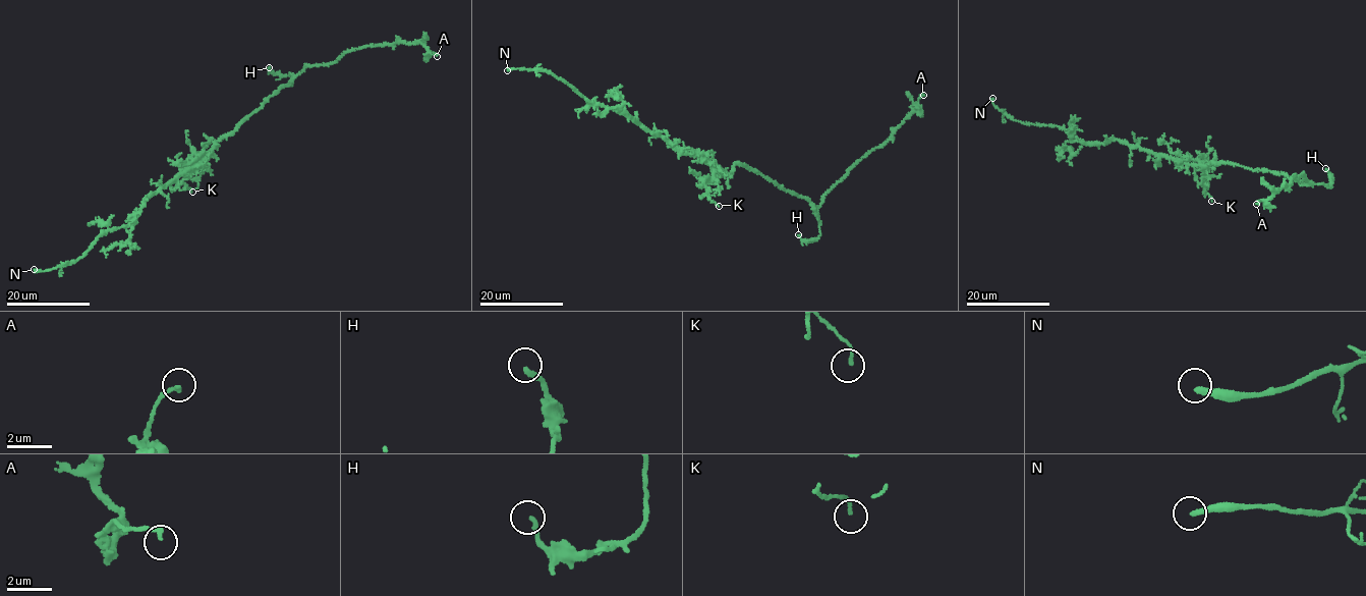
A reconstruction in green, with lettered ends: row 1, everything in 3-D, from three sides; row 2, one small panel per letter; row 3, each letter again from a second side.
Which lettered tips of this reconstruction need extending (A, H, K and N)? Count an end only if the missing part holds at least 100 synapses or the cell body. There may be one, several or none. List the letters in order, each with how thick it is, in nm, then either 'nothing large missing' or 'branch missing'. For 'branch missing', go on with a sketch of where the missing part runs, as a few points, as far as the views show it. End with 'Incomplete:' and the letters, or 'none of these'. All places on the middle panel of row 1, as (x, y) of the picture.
A: 170 nm thick; nothing large missing
H: 200 nm thick; nothing large missing
K: 130 nm thick; nothing large missing
N: 280 nm thick; branch missing
Incomplete: N

